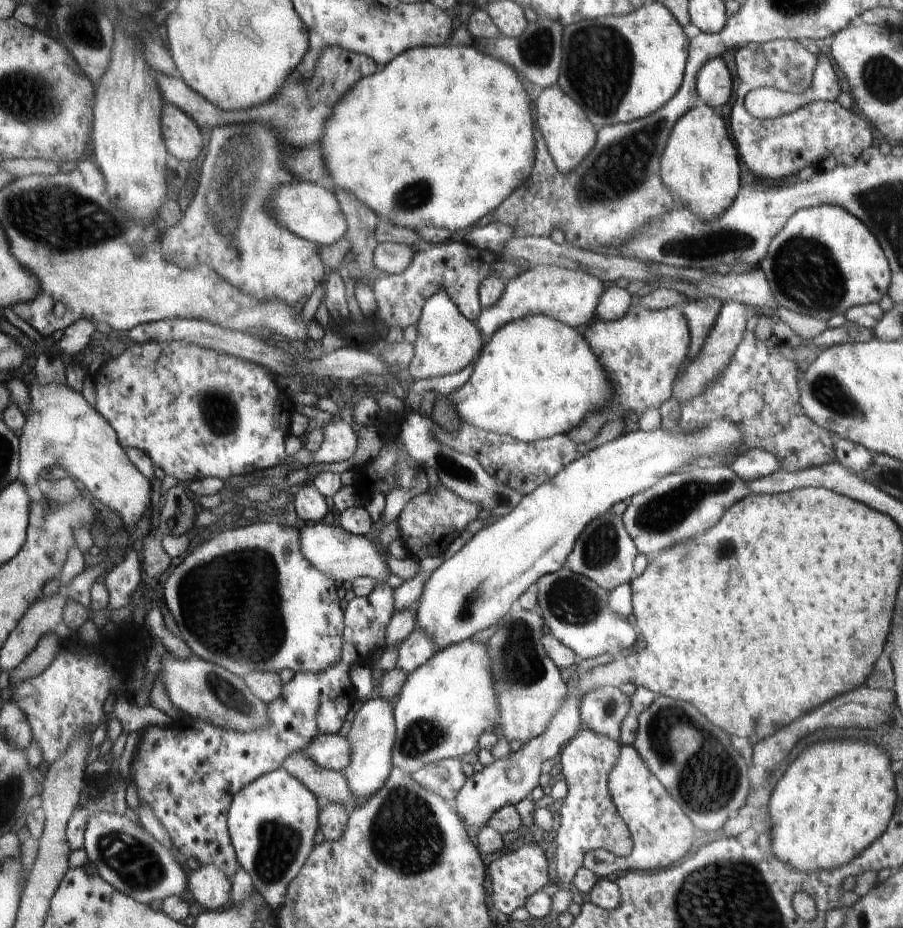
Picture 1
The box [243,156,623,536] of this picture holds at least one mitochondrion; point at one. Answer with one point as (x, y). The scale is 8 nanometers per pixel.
(415, 193)

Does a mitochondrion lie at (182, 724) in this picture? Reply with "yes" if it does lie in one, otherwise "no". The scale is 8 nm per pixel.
no

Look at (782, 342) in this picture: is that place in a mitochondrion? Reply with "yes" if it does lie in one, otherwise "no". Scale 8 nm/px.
no

